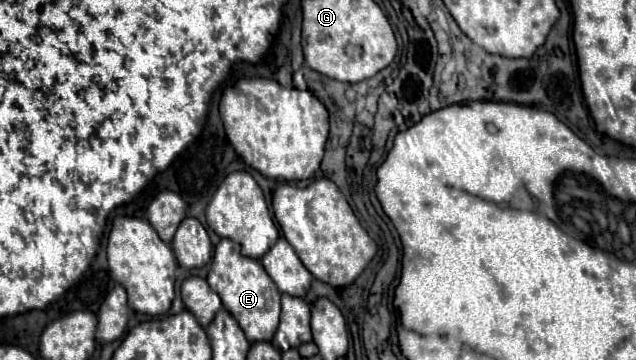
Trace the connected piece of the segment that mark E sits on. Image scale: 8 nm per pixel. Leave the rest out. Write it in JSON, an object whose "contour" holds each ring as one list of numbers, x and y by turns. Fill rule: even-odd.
{"contour":[[223,238,215,248,207,282,213,290,217,290,219,298,223,300,223,308,229,310,233,318,237,318,249,342,271,342,277,330,281,294,259,260,245,258,233,240]]}

